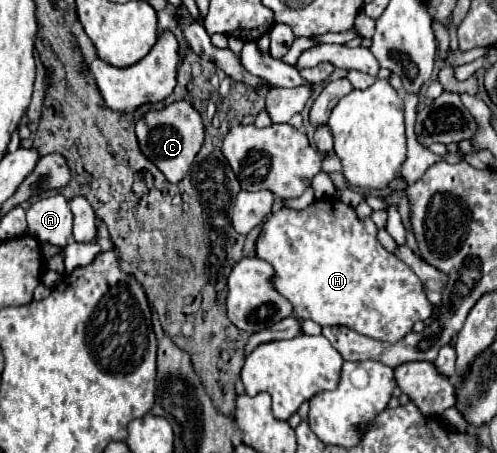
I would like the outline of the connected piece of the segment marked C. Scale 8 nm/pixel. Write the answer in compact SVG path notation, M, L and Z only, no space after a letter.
M175 101L163 109L149 111L137 121L135 131L143 155L165 175L169 183L179 183L189 173L189 167L199 153L205 137L203 119L187 101Z

